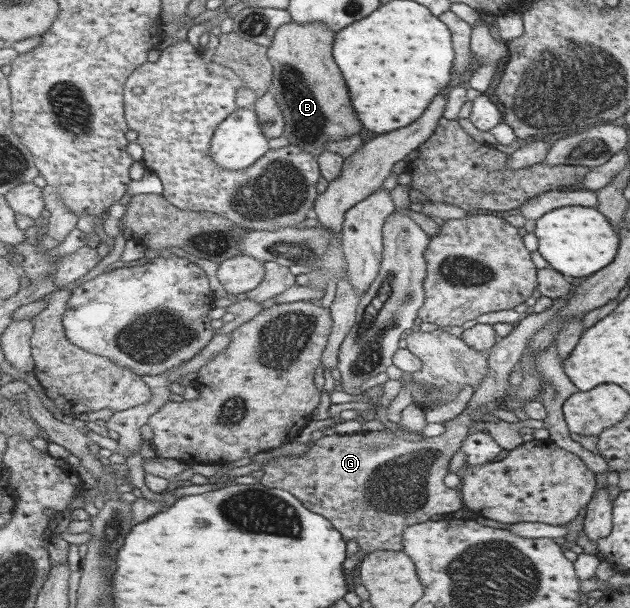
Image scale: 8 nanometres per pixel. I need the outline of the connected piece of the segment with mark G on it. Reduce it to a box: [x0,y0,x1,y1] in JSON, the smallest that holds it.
[261,278,585,555]

